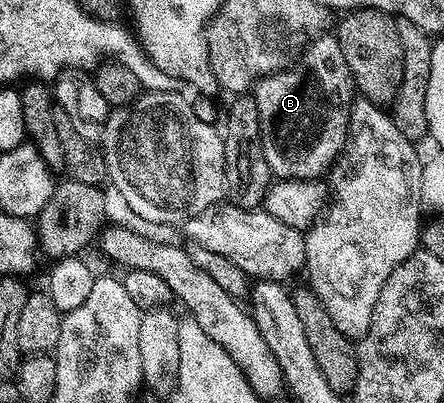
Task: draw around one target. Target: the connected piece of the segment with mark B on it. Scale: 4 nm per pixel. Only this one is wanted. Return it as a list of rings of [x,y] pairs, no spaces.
[[[326,36],[313,38],[301,50],[302,58],[295,69],[279,69],[267,77],[259,77],[252,86],[256,111],[260,115],[264,159],[268,159],[268,167],[275,178],[305,181],[321,178],[335,164],[339,153],[346,146],[346,134],[350,132],[350,107],[356,100],[356,90],[348,63],[344,63],[344,51],[340,51],[337,36]]]

